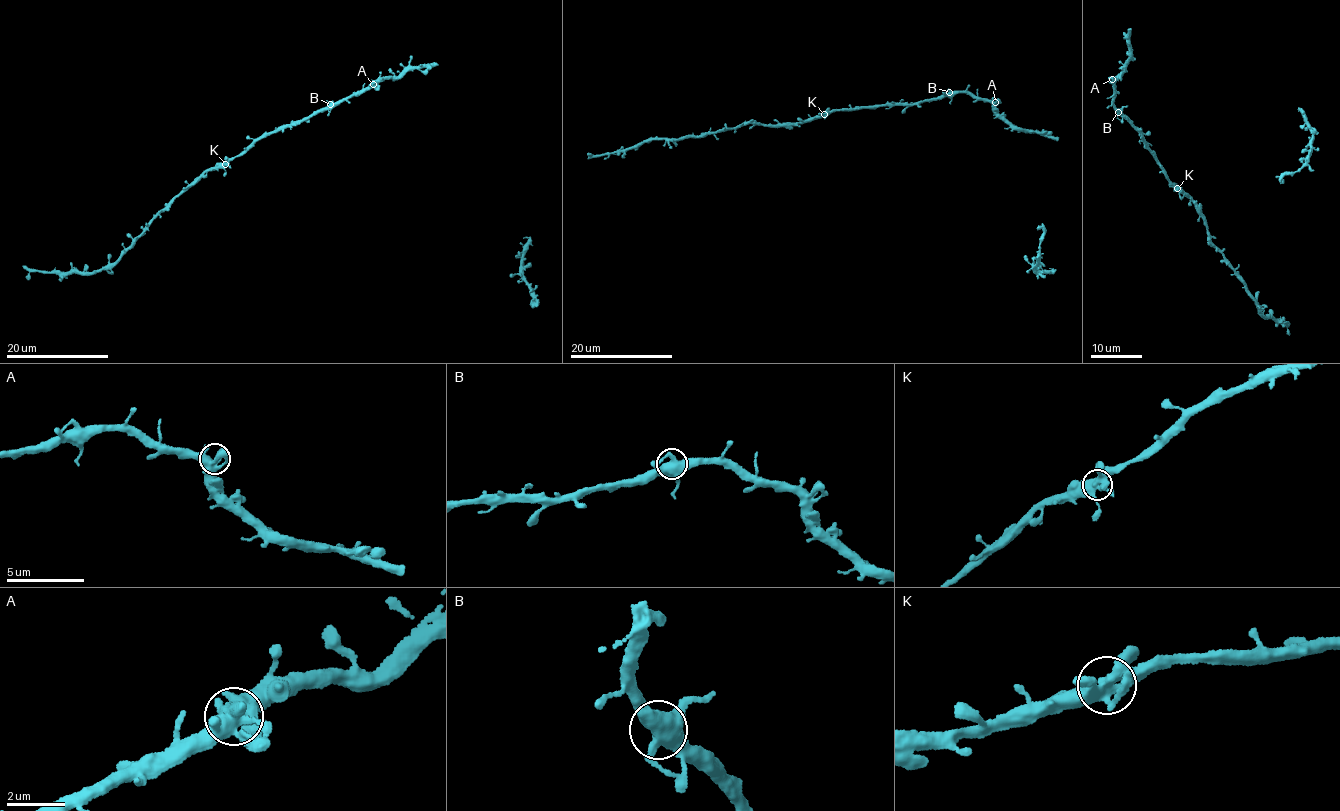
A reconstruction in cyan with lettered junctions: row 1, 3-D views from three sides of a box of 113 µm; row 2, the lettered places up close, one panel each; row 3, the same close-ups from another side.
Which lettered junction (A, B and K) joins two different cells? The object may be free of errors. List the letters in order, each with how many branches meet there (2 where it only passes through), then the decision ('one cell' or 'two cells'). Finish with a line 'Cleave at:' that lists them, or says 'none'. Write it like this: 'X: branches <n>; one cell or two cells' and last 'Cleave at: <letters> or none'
A: branches 5; one cell
B: branches 5; one cell
K: branches 5; one cell
Cleave at: none

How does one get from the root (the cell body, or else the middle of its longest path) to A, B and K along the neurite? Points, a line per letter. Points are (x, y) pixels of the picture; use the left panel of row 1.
A: (346, 100), (373, 84)
B: (346, 100), (330, 104)
K: (346, 100), (328, 103), (307, 118), (262, 133), (224, 163)

